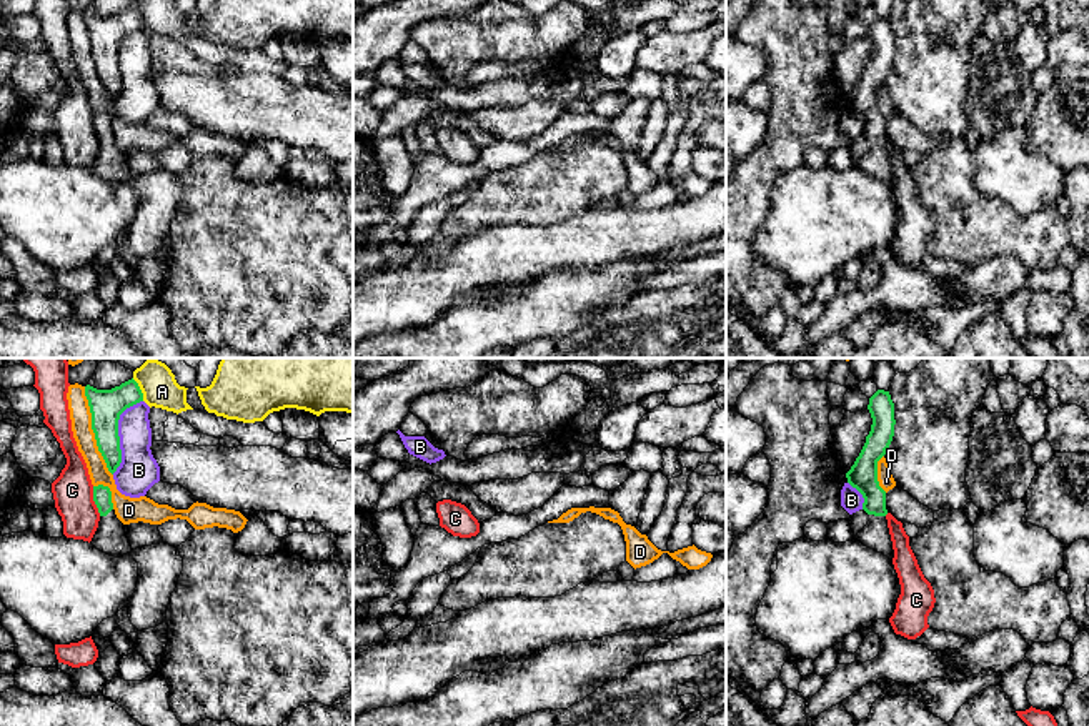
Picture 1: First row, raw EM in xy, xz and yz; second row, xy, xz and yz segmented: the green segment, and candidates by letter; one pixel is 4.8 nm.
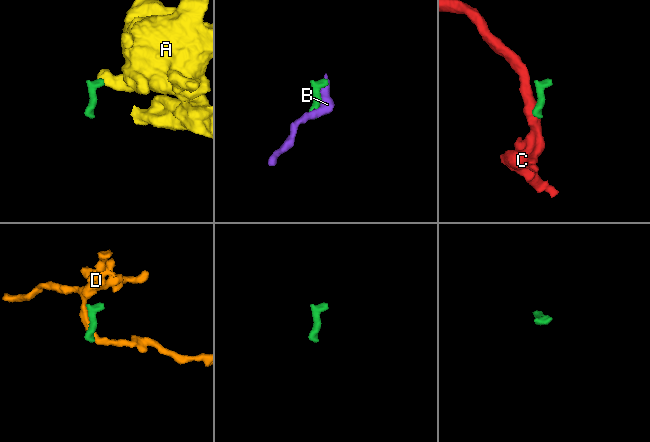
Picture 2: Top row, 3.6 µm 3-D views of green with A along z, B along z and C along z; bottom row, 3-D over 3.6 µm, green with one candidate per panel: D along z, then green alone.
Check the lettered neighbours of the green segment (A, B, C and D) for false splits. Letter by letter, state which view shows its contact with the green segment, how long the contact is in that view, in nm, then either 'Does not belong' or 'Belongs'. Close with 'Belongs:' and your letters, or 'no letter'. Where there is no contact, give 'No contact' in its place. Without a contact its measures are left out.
A: Touches green in xy. Shared border 130 nm. Does not belong
B: Touches green in xy. Shared border 380 nm. Does not belong
C: Touches green in xy. Shared border 150 nm. Does not belong
D: Touches green in xy. Shared border 460 nm. Does not belong
Belongs: no letter

